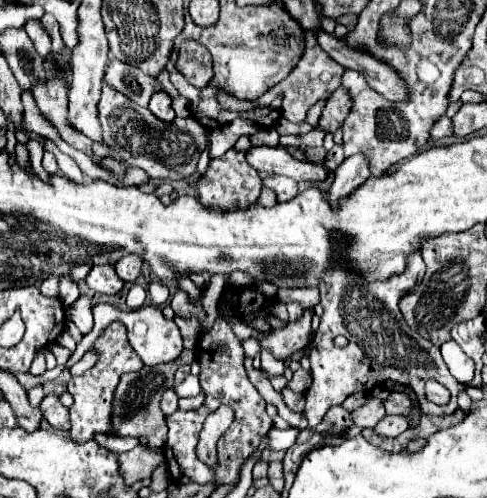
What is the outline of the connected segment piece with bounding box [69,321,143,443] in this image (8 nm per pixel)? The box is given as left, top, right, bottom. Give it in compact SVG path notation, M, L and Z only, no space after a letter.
M113 321L103 335L93 343L93 347L99 351L99 361L93 369L85 371L79 377L71 377L69 381L69 393L73 395L73 407L69 409L71 429L69 437L77 443L85 443L87 439L93 439L97 433L107 433L111 429L109 415L111 415L111 393L119 383L119 377L129 371L139 371L143 367L143 361L135 355L127 341L127 331L121 321Z

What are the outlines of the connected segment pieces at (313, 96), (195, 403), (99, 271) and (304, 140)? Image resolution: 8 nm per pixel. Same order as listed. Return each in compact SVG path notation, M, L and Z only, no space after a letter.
M305 33L305 51L301 61L297 63L297 67L291 71L291 75L287 79L283 79L285 83L285 95L283 95L283 105L281 105L281 113L285 115L285 119L289 119L291 123L301 123L307 115L307 111L321 99L329 99L333 95L333 91L341 85L341 75L343 75L343 67L339 63L335 63L317 43L315 35L307 35Z
M197 395L197 397L181 397L179 399L179 409L183 411L189 411L189 409L199 409L199 405L203 405L203 399L205 395Z
M93 265L85 277L87 287L99 295L115 295L123 289L123 281L117 277L113 265Z
M311 131L307 135L297 135L299 143L305 145L305 147L321 147L323 145L323 137L325 137L325 131Z

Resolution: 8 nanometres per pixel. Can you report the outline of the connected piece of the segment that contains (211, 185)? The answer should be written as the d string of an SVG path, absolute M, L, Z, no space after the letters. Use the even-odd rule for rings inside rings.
M229 149L223 157L215 157L209 161L209 167L203 173L203 177L195 181L195 189L199 193L199 201L205 207L217 207L217 209L247 207L259 199L261 179L259 173L251 165L247 165L245 153Z

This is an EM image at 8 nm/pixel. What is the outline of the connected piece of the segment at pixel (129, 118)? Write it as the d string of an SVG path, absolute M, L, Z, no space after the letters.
M103 85L99 101L99 119L103 127L103 141L111 147L117 159L131 167L141 167L149 177L161 179L185 179L189 177L199 161L201 149L205 149L205 129L195 119L177 117L173 123L163 123L155 119L149 109L143 109L131 99L123 97L119 91Z

